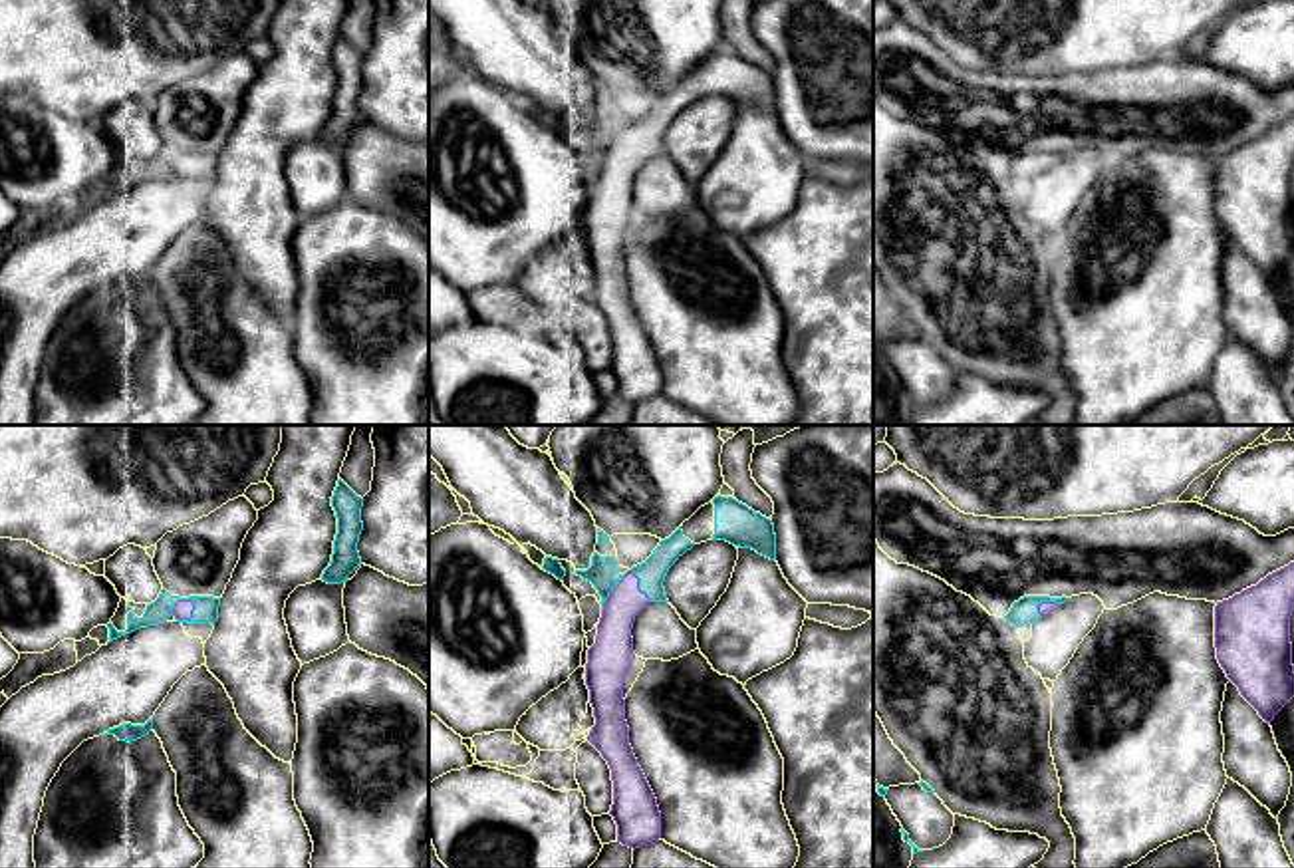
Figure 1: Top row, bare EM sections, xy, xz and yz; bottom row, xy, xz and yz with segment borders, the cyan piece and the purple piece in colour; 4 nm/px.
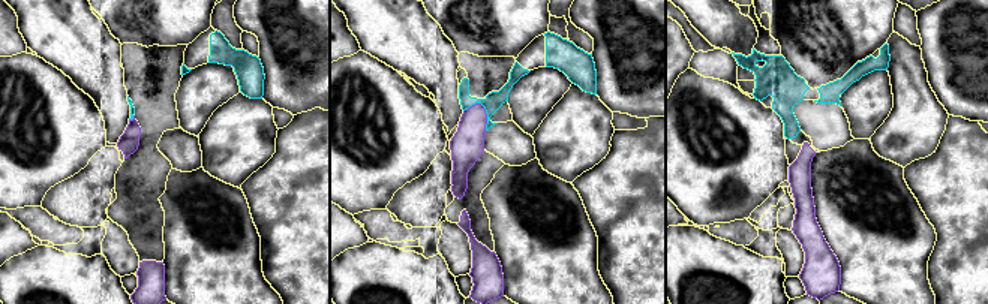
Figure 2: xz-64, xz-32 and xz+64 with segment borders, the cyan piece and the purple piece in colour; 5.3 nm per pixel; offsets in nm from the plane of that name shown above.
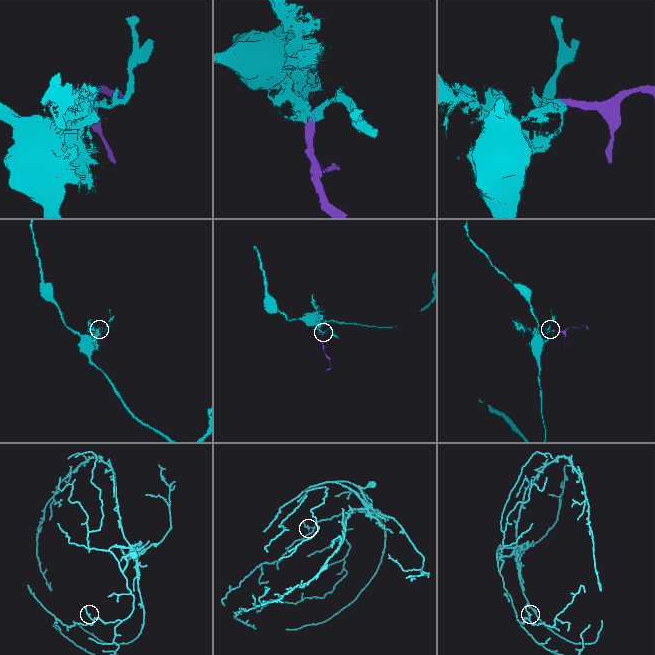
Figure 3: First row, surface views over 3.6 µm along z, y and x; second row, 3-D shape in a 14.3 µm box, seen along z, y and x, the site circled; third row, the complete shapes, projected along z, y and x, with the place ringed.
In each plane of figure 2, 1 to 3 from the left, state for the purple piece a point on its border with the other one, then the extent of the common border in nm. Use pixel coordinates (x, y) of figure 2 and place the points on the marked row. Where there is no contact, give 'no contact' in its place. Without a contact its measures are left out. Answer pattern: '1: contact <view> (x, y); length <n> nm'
1: contact xz-64 (131, 119); length 40 nm
2: contact xz-32 (485, 108); length 170 nm
3: no contact

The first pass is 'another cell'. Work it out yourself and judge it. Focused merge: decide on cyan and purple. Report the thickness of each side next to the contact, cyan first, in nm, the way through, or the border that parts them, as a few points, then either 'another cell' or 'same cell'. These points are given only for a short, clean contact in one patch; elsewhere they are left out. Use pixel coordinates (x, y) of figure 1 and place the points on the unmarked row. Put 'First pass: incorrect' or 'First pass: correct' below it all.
100 nm thick on the cyan side, 80 nm on the other; runs through xy (205, 165), (191, 155), (179, 153), (183, 163); same cell
First pass: incorrect

